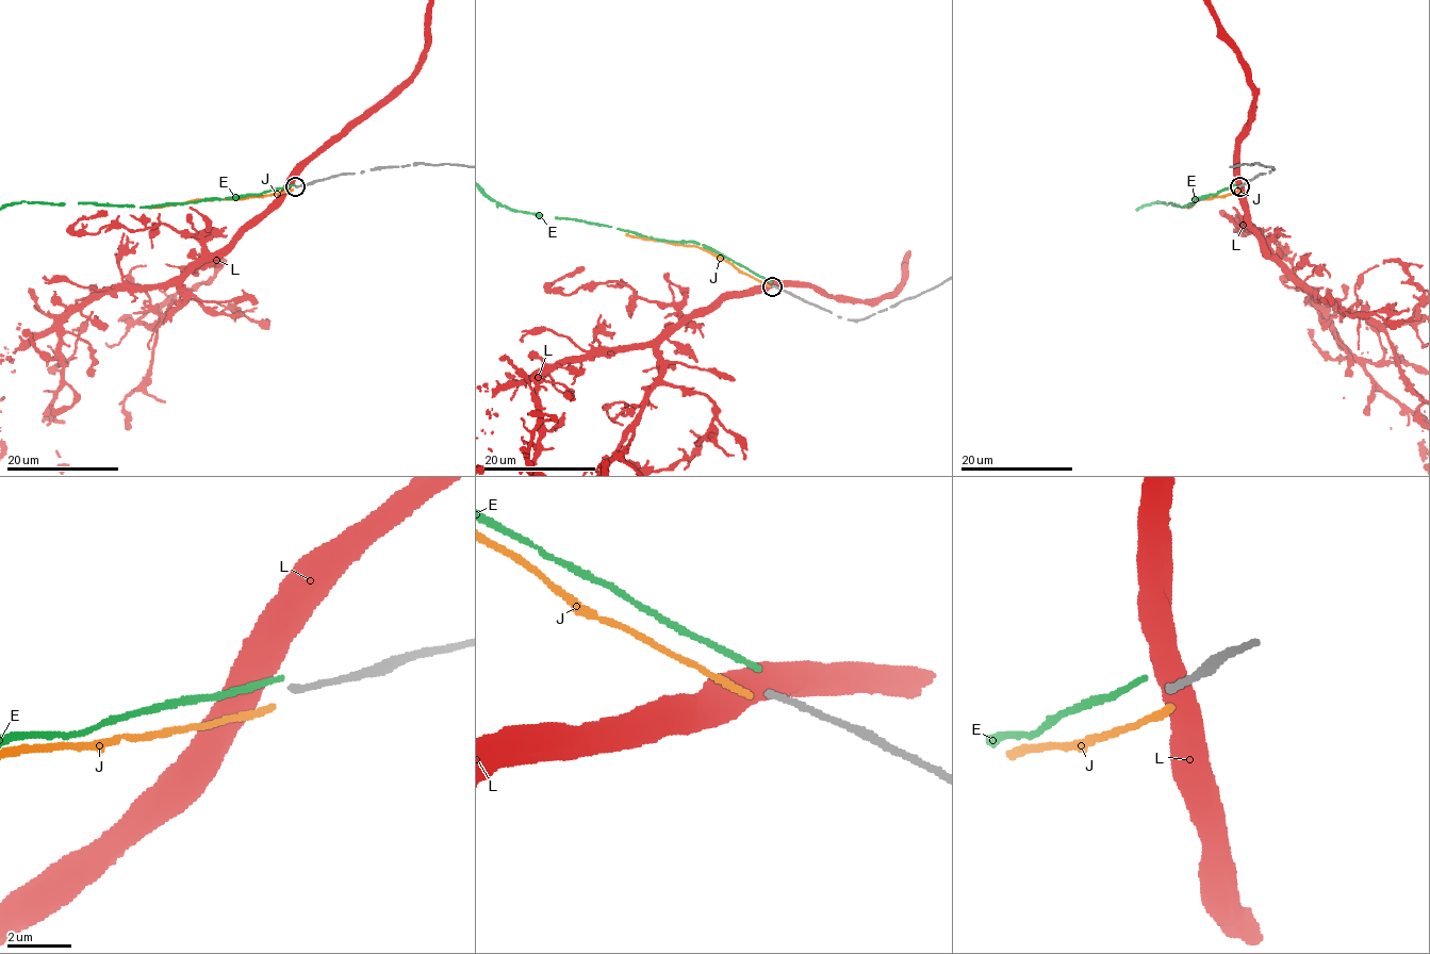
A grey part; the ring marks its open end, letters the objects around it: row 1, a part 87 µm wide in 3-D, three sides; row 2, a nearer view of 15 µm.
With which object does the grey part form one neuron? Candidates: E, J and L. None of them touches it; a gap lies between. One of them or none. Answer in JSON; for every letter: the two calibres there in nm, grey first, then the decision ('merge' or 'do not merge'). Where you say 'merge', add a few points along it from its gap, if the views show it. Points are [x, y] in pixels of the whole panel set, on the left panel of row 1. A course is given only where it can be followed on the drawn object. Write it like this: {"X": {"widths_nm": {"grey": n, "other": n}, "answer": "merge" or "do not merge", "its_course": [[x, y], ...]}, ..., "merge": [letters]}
{"E": {"widths_nm": {"grey": 200, "other": 160}, "answer": "do not merge"}, "J": {"widths_nm": {"grey": 200, "other": 200}, "answer": "do not merge"}, "L": {"widths_nm": {"grey": 200, "other": 750}, "answer": "do not merge"}, "merge": []}

